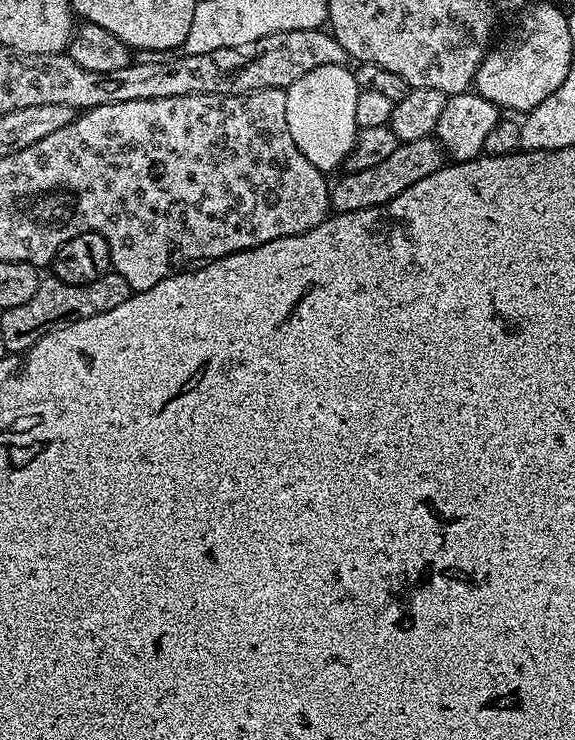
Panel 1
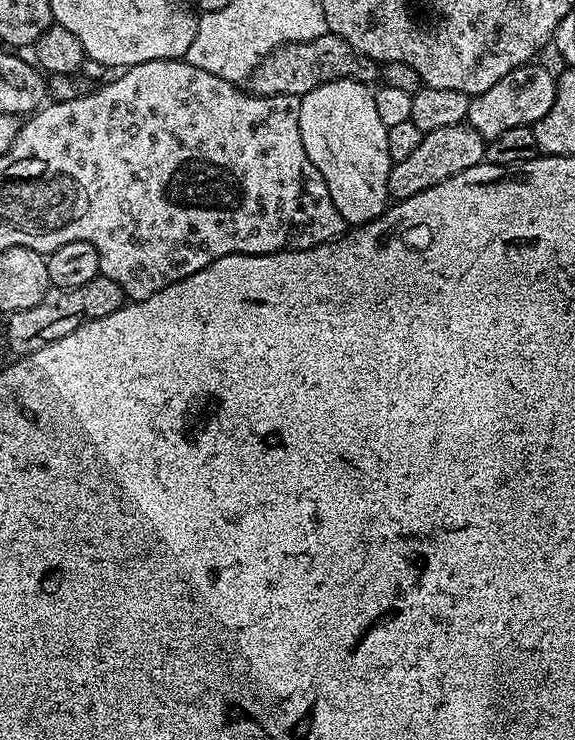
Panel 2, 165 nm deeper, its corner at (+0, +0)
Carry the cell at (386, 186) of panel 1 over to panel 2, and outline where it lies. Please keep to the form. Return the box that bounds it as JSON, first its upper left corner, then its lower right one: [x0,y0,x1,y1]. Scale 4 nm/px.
[388,122,485,201]

